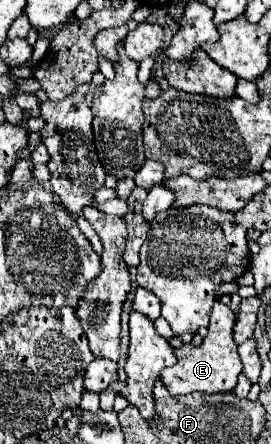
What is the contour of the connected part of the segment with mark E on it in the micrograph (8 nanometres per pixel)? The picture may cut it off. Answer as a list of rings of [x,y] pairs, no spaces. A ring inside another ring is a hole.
[[[216,301],[212,307],[212,313],[210,313],[208,335],[204,337],[204,341],[198,347],[186,343],[180,349],[174,349],[174,355],[178,359],[176,365],[166,367],[160,373],[162,383],[166,385],[166,389],[172,395],[190,395],[194,391],[226,393],[226,391],[232,391],[236,387],[238,375],[242,369],[240,369],[240,357],[236,353],[236,343],[232,337],[234,323],[236,323],[236,315],[232,313],[232,309],[228,305]]]

